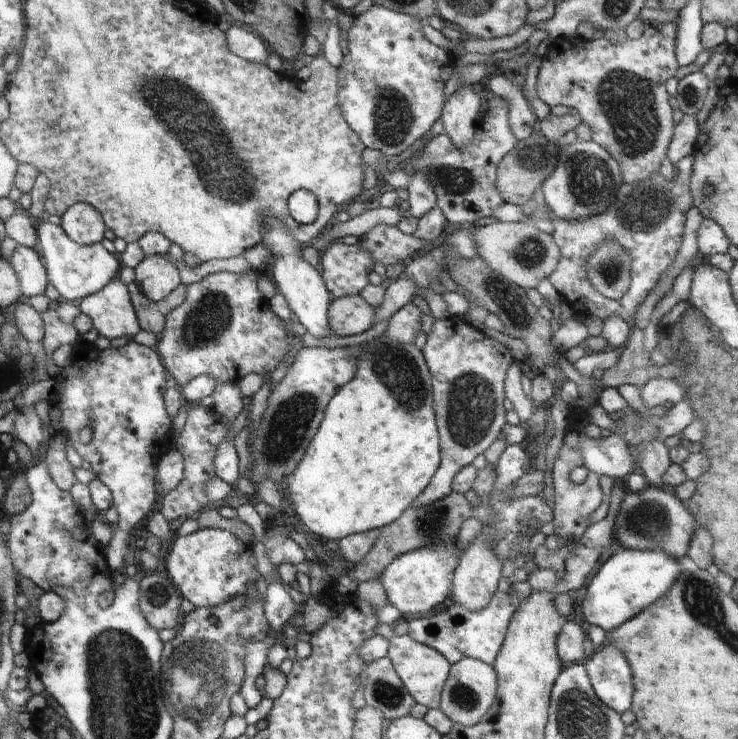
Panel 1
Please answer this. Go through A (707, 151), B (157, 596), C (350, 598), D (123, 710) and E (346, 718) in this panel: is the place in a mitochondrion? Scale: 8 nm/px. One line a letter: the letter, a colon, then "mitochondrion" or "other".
A: other
B: mitochondrion
C: other
D: mitochondrion
E: other

